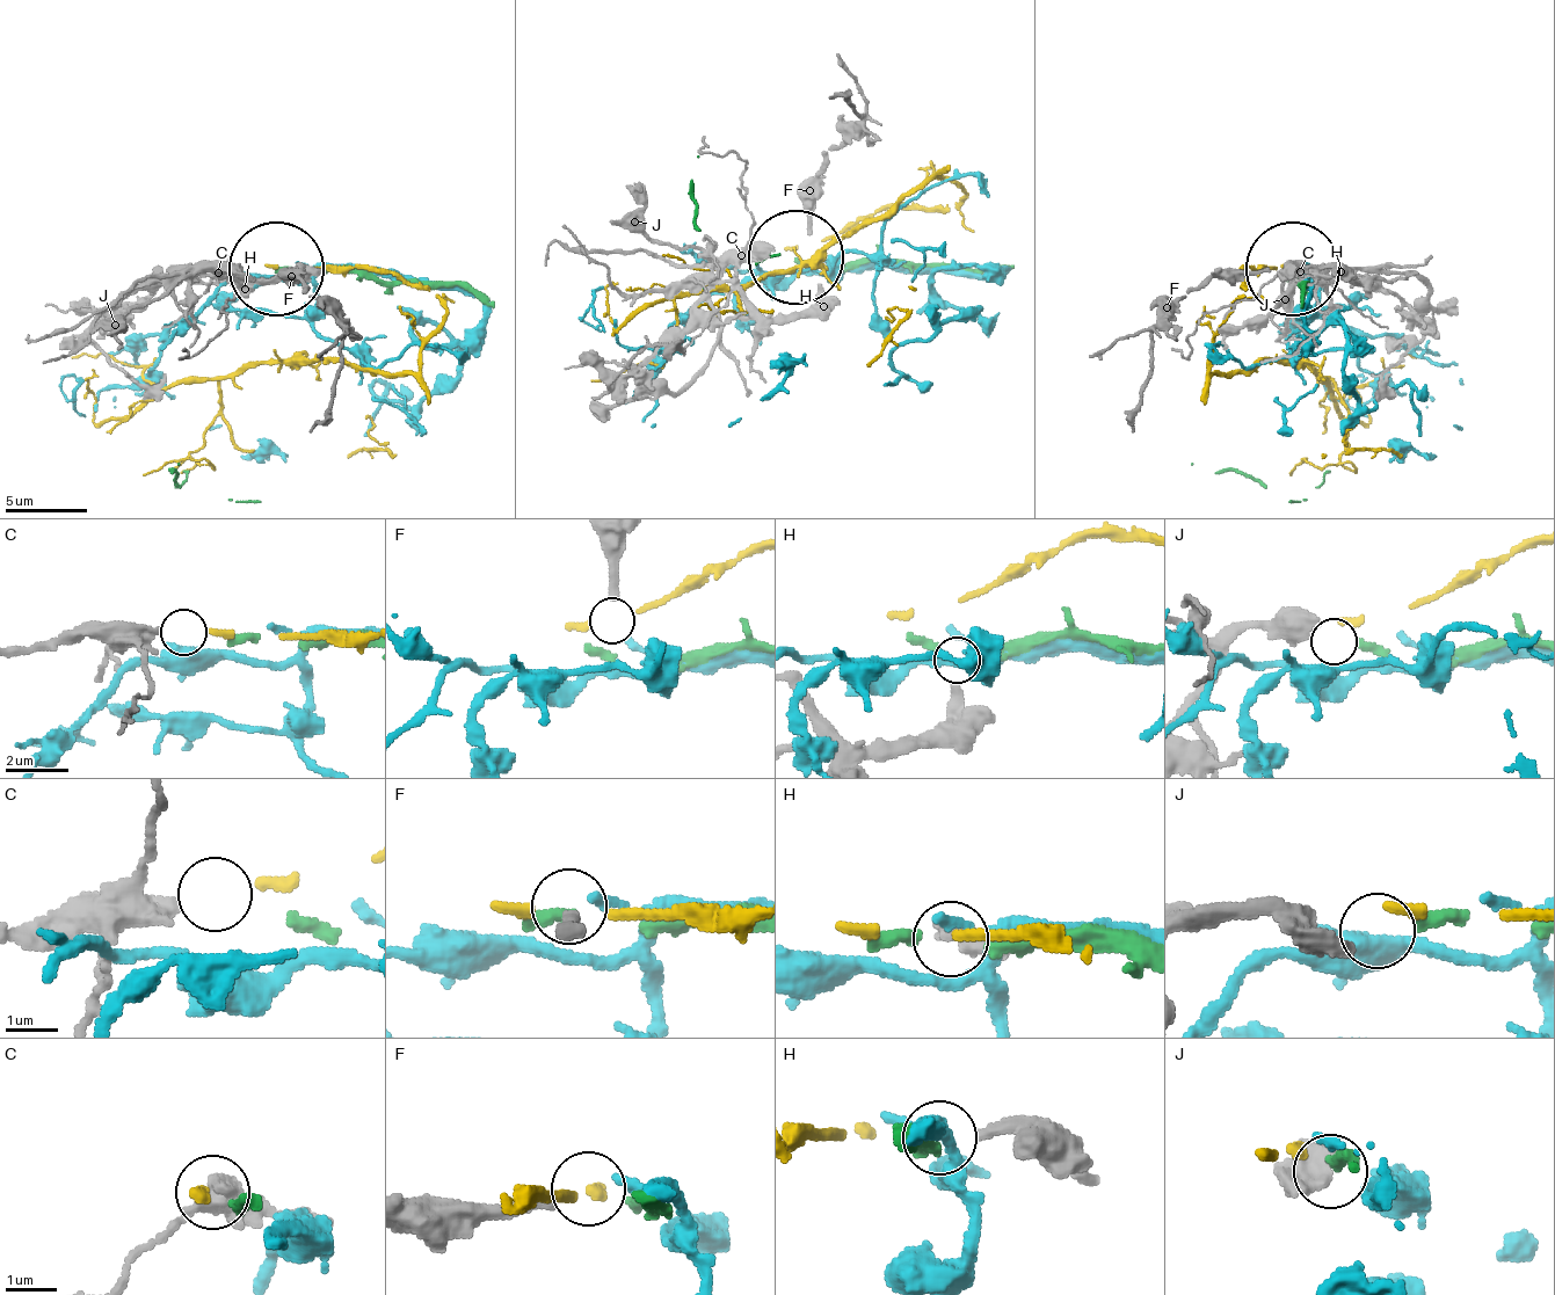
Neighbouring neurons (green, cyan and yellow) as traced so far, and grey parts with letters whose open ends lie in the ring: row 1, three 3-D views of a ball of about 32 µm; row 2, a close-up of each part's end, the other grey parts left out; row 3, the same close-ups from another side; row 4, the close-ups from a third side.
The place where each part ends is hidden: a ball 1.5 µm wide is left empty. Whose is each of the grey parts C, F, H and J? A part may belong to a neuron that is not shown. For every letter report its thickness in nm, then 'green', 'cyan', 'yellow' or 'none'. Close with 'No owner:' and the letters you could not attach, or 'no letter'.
C: 340 nm | yellow
F: 280 nm | cyan
H: 300 nm | none
J: 480 nm | green
No owner: H

